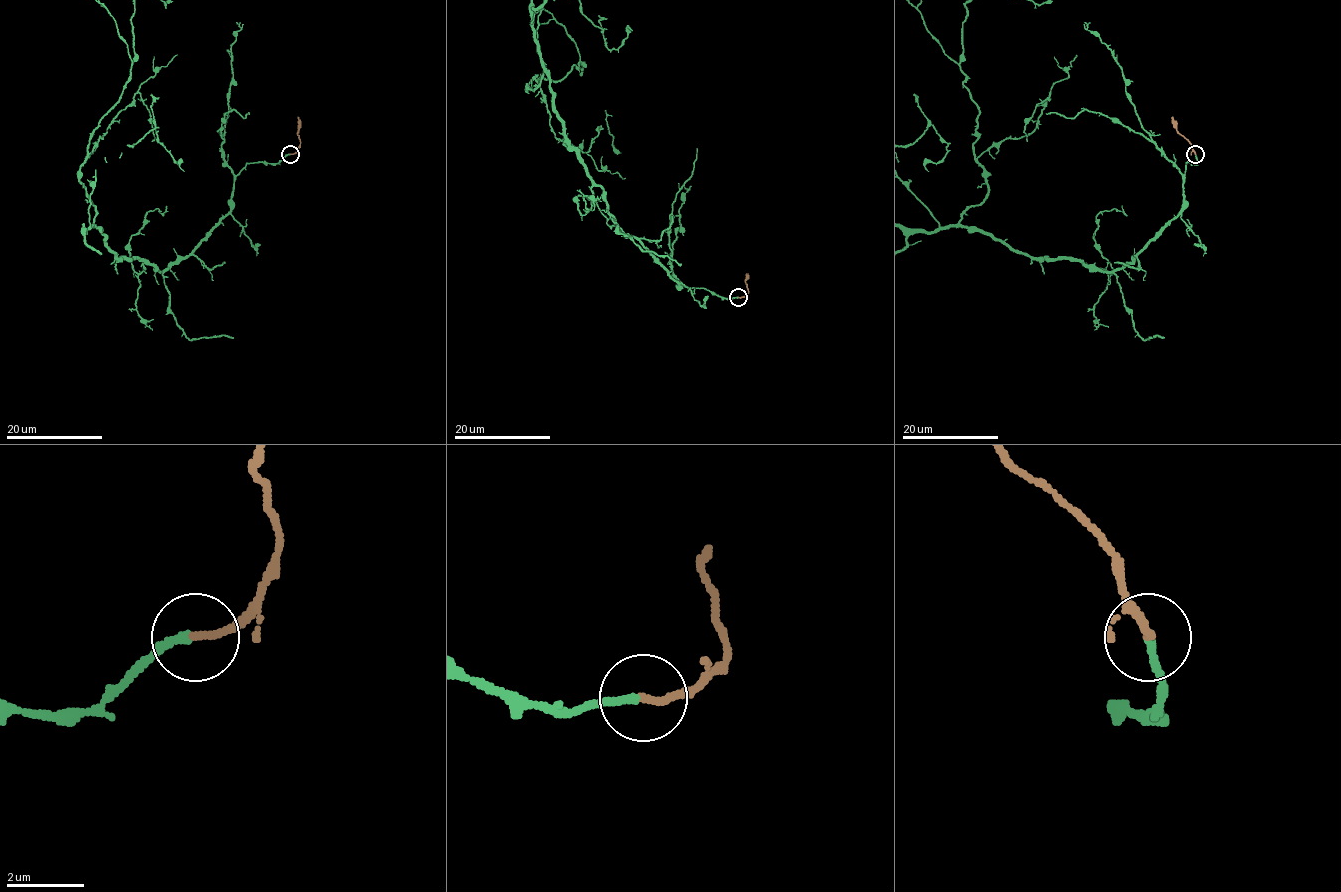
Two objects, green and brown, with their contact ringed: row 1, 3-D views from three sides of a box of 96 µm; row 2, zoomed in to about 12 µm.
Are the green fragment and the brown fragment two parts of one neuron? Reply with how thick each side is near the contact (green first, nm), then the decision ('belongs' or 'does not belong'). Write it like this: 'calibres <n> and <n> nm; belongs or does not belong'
calibres 200 and 200 nm; belongs

